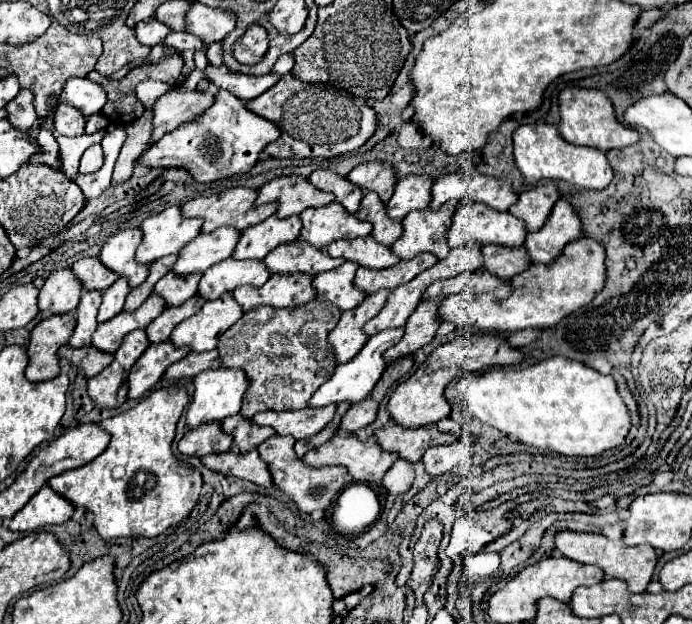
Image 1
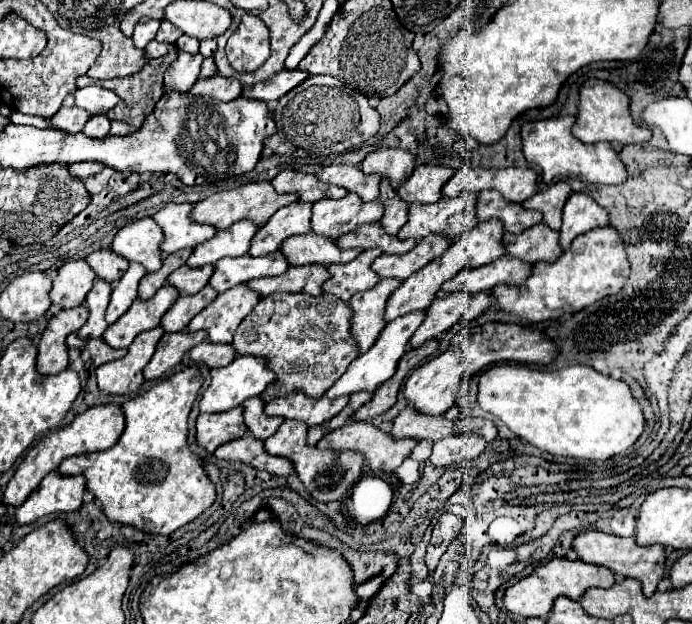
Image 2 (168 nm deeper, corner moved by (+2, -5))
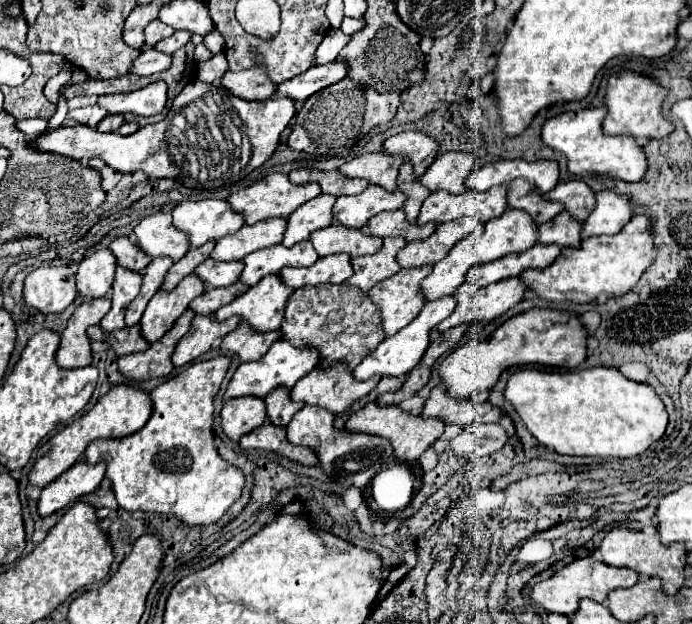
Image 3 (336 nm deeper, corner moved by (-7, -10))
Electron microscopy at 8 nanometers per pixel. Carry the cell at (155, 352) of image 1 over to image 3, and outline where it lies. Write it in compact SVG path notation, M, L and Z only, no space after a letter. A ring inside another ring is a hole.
M196 315L190 331L180 339L180 343L174 349L174 355L172 355L174 367L182 367L182 365L198 359L212 347L212 343L216 339L226 337L238 325L240 325L238 315L234 319L226 319L224 323L218 323L214 319L214 315Z

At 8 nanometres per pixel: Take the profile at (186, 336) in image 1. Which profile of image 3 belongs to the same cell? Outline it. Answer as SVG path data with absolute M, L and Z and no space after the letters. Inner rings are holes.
M266 275L250 291L218 309L214 315L218 321L240 315L242 321L250 323L256 331L276 331L284 319L286 301L292 293L294 289L284 287L278 275Z

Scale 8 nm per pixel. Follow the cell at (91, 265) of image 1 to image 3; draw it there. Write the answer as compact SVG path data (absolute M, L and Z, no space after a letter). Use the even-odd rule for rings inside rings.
M116 237L110 243L110 251L114 251L120 267L132 271L144 271L146 265L152 261L150 255L142 255L142 249L136 243L132 243L128 237Z

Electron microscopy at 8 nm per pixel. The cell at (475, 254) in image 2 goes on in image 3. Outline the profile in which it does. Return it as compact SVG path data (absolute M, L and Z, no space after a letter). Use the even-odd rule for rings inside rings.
M508 209L508 211L502 213L500 217L490 219L490 221L484 225L484 231L482 231L482 233L470 233L470 235L466 235L462 241L458 241L458 243L452 247L452 251L450 251L442 261L438 261L438 263L432 267L430 275L422 281L424 299L426 299L426 301L434 301L434 299L452 295L452 293L464 283L468 267L472 267L472 265L476 265L476 263L488 263L488 261L500 259L500 257L504 257L504 255L508 255L508 253L518 253L518 251L530 249L530 247L538 241L536 227L538 227L538 223L534 223L534 221L530 219L530 215L526 215L526 211Z

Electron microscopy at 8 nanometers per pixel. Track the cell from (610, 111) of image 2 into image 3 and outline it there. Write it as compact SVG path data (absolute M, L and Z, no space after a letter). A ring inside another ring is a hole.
M618 71L608 81L606 91L606 107L608 115L604 119L604 133L606 135L634 135L662 139L674 131L674 125L662 115L662 103L666 99L666 89L656 85L650 77L636 73L636 71Z

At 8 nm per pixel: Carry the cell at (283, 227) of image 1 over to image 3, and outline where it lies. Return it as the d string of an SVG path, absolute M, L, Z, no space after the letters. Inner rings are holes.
M318 195L312 201L304 203L298 207L290 217L288 217L288 229L284 233L282 245L290 247L300 241L306 241L312 231L322 229L334 221L332 217L332 207L336 203L334 195Z

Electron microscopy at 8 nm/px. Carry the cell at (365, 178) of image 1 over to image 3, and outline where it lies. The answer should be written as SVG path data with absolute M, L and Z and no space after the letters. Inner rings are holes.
M418 129L402 131L384 141L386 153L404 153L414 165L414 175L420 177L438 157L438 141Z

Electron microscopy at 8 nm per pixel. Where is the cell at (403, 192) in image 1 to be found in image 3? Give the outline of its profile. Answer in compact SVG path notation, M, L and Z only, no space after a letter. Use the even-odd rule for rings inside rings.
M442 153L428 171L420 177L420 183L426 185L430 191L450 191L454 195L466 189L466 177L476 169L474 155L466 153Z

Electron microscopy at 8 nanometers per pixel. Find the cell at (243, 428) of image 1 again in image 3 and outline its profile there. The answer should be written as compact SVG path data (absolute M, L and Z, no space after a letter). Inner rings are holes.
M278 387L278 391L272 391L266 395L266 409L268 409L268 419L274 425L288 425L304 405L296 403L290 399L290 391L286 387Z

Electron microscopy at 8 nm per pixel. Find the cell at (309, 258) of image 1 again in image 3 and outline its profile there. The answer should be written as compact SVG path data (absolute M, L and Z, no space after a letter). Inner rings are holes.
M332 223L324 229L314 231L310 241L320 257L334 253L348 253L350 257L374 255L382 247L382 239L366 235L362 229L342 227L340 223Z

